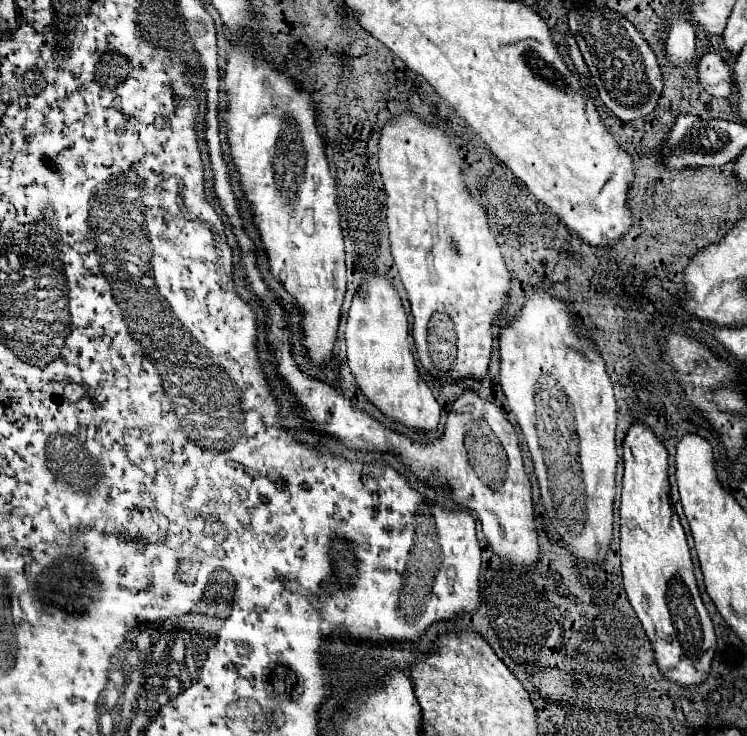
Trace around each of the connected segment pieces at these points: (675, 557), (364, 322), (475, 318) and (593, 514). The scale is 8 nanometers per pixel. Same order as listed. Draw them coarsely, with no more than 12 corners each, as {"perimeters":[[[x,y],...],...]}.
{"perimeters":[[[624,439],[624,591],[656,667],[702,685],[716,653],[668,453]],[[386,277],[354,295],[346,357],[386,417],[436,431],[440,405]],[[410,113],[380,135],[422,367],[482,381],[510,275],[462,157]],[[528,293],[500,387],[566,549],[600,565],[616,399],[566,305]]]}

